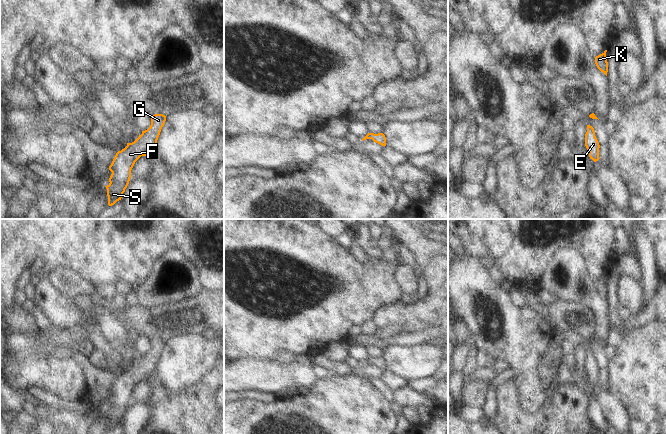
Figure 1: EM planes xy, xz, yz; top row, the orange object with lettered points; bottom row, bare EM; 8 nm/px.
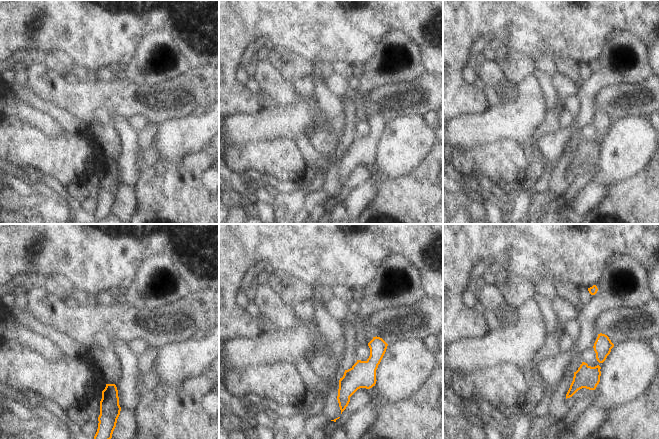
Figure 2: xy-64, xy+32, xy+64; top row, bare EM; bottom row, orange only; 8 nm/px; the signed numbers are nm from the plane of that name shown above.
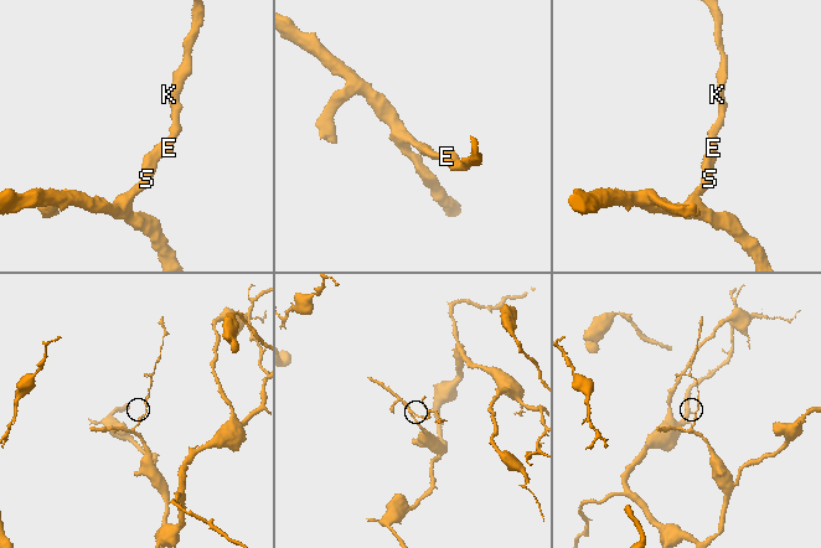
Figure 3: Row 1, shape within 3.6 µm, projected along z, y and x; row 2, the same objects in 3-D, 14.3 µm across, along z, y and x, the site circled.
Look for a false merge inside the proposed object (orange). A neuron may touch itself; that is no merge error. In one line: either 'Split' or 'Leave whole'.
Leave whole

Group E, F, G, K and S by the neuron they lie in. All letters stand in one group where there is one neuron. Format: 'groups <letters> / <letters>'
groups E F G K S

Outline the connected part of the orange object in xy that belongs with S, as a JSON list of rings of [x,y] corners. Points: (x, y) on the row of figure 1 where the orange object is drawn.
[[[163,114],[151,115],[150,127],[142,131],[142,134],[132,143],[127,143],[127,146],[118,151],[109,166],[112,172],[109,178],[109,184],[106,187],[108,196],[108,205],[112,206],[117,201],[121,200],[125,189],[127,188],[131,170],[135,162],[141,156],[150,156],[150,152],[156,147],[161,129],[166,121],[166,116]]]

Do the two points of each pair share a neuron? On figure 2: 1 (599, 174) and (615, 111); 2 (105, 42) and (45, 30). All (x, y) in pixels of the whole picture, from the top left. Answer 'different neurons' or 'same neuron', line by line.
1: different neurons
2: same neuron

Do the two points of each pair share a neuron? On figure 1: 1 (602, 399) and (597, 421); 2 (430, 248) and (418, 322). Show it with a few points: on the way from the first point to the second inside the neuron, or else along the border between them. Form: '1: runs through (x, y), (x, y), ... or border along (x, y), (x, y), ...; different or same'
1: border along (594, 398), (608, 423); different
2: runs through (435, 266), (435, 304); same

